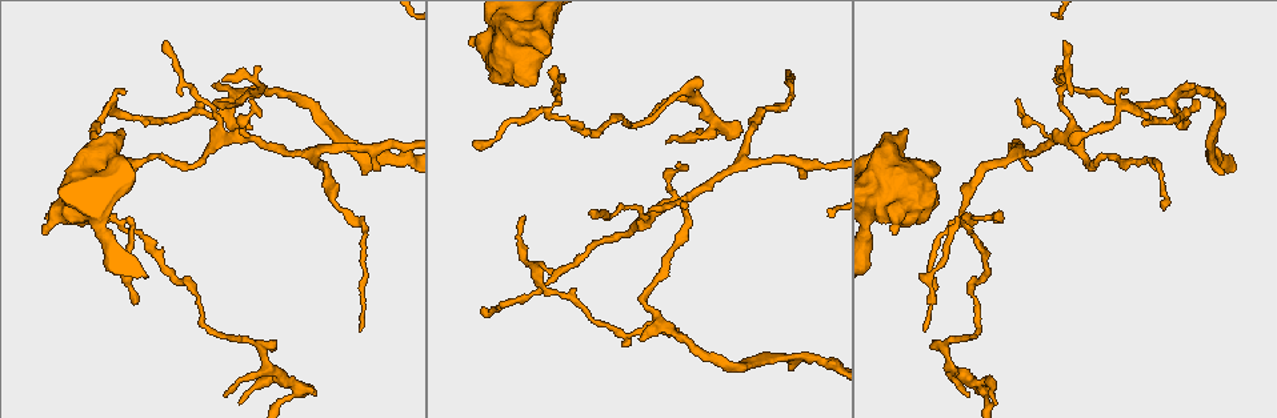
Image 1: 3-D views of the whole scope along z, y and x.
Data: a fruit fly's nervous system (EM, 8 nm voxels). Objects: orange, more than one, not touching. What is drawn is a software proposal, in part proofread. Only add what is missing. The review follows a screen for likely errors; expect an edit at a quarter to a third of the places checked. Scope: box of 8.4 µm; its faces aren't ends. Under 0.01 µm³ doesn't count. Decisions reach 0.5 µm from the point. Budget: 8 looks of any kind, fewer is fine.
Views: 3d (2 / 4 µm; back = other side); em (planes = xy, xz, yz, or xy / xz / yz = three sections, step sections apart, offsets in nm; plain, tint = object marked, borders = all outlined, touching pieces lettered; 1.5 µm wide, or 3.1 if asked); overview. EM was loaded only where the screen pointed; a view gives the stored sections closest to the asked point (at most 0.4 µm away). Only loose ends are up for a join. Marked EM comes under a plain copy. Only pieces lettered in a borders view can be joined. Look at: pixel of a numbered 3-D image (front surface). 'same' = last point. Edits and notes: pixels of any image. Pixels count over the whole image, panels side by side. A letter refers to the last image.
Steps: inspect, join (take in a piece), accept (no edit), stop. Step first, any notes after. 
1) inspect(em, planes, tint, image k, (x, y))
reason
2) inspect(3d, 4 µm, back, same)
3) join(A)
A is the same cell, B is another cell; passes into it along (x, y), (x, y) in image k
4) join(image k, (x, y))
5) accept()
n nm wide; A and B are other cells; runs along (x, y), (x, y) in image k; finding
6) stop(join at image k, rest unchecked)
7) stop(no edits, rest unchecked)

inspect(3d, 2 µm, image 1, (983, 393))
branch stops here

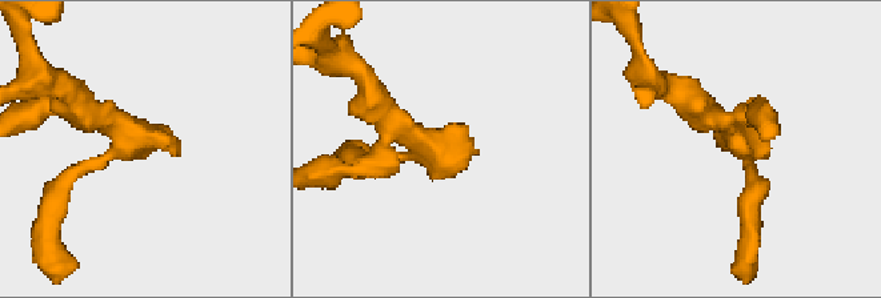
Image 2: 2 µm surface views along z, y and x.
inspect(em, planes, borders, image 2, (179, 152))
shape alone is not enough

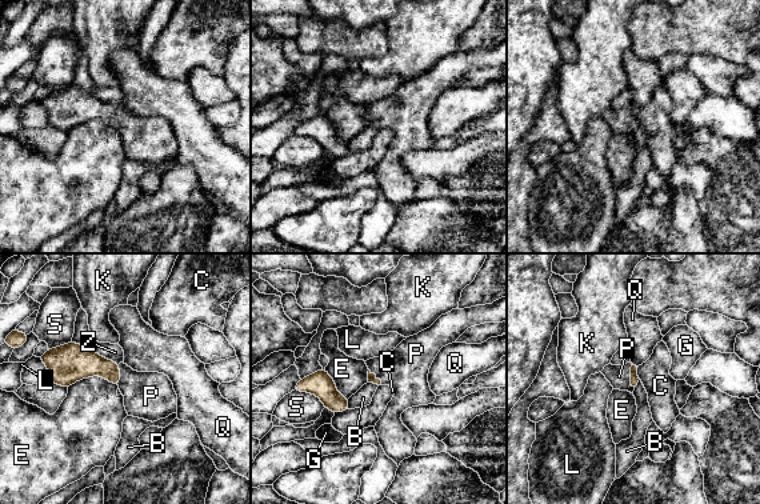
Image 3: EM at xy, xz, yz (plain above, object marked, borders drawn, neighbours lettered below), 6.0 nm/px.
join(P)
E touches over 300 nm; P is the same cell, B, C, E, G, K, L, Q, S and Z are other cells; passes into it along (635, 379), (631, 376), (619, 376) in image 3; the neuron continues

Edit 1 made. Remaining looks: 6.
inspect(3d, 4 µm, image 1, (1187, 128))
thin end

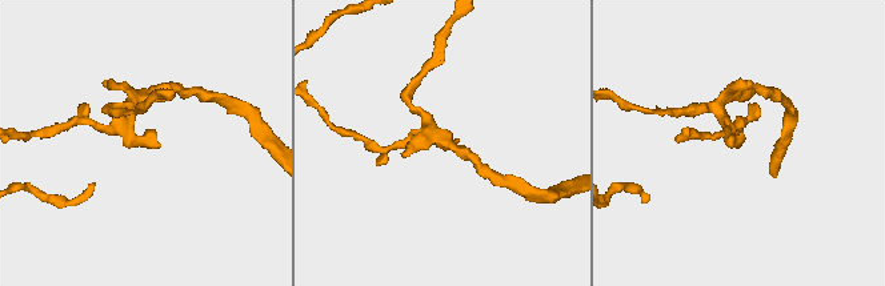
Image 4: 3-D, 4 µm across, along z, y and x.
inspect(em, planes, tint, image 4, (735, 143))
need the tissue

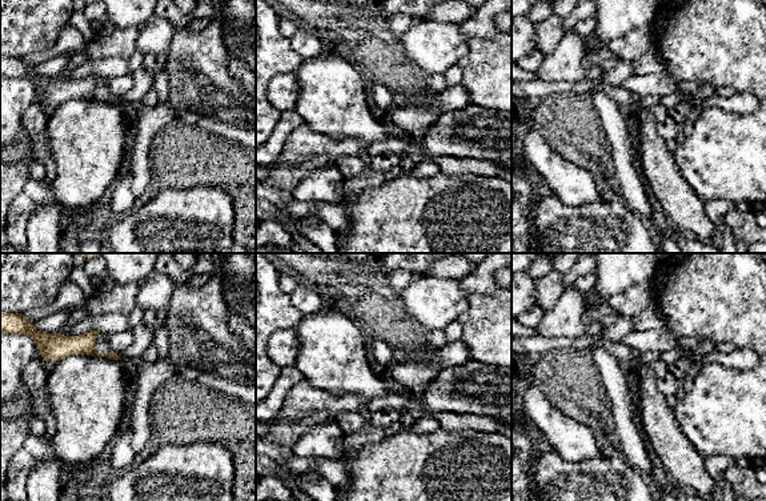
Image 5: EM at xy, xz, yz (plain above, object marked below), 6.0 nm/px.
inspect(em, planes, borders, same)

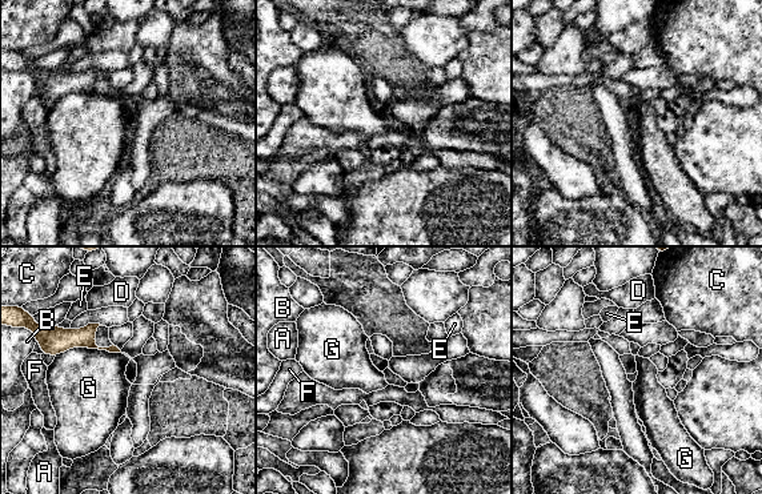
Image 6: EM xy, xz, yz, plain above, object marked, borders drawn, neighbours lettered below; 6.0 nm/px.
accept()
A, B, C, D, E, F and G are other cells; border along (120, 352), (69, 348), (55, 357) in image 6; no lettered piece goes on from it

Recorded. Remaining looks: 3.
inspect(em, planes, borders, image 1, (165, 44))
thin end

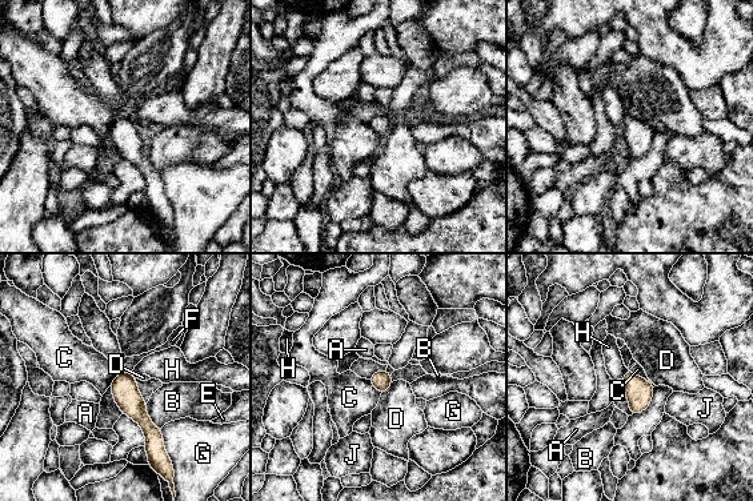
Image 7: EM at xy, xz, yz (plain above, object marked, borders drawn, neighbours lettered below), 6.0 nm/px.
accept()
A, B, C, D, E, F, G, H and J are other cells; none of them fits

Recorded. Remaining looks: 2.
stop(join at image 3, rest unchecked)

